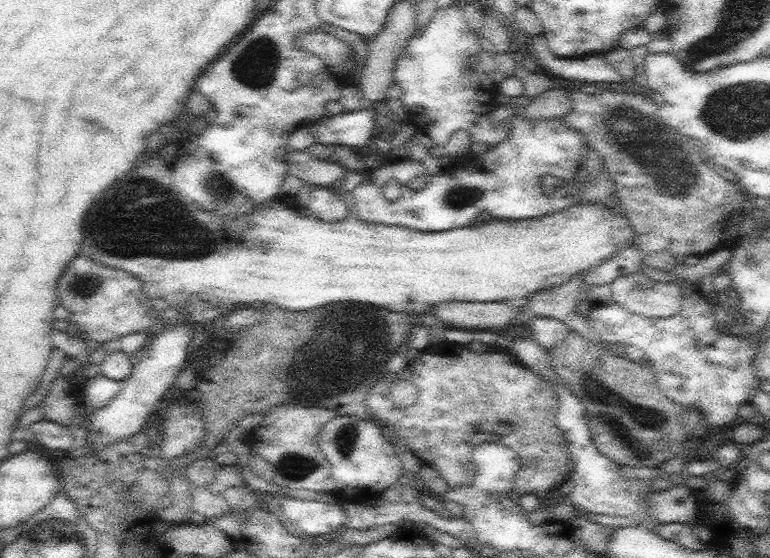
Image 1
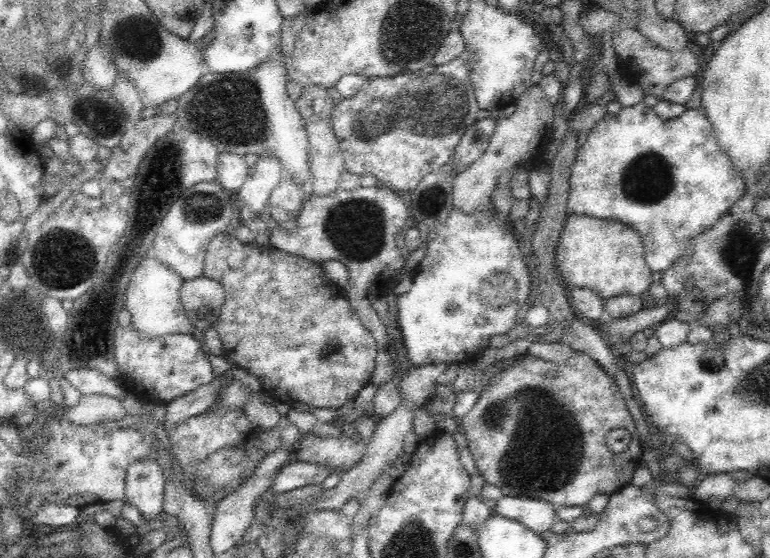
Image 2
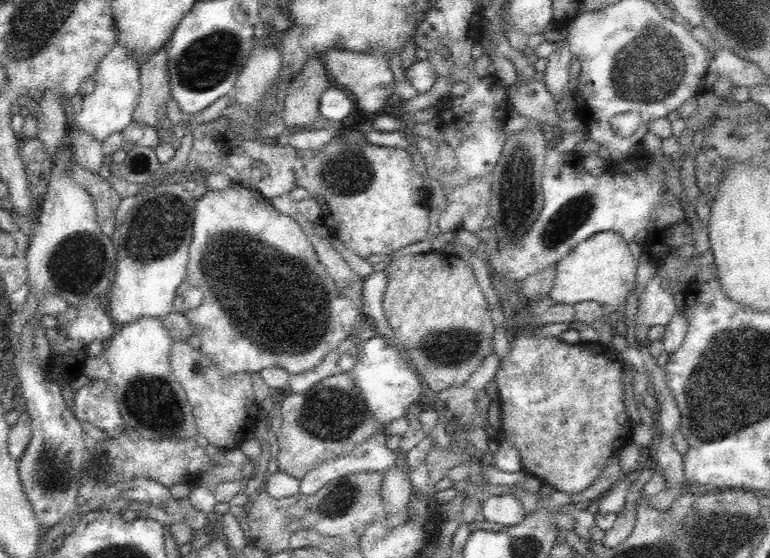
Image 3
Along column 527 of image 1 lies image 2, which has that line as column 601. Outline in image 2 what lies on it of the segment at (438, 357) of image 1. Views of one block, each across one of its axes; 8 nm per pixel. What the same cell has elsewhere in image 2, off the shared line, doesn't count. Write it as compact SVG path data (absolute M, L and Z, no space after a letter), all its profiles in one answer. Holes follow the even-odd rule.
M576 351L572 355L572 358L568 358L566 362L555 362L554 360L536 358L528 352L521 356L517 356L511 360L510 366L506 366L504 370L501 370L499 373L489 378L489 381L484 384L475 405L465 416L458 418L457 421L460 430L468 441L469 451L472 453L474 459L476 459L478 472L481 474L484 481L500 488L504 496L524 496L524 498L544 500L554 506L581 506L585 508L585 504L588 505L588 502L590 502L596 494L606 494L606 496L609 497L611 494L618 492L621 487L628 485L632 480L634 471L642 461L642 453L646 445L646 443L642 442L636 430L634 419L632 419L632 415L630 415L630 411L628 411L626 407L626 400L620 392L620 387L618 387L618 383L616 383L614 377L610 375L610 373L606 373L606 371L602 370L588 353L580 353L579 351ZM614 428L625 428L629 430L631 434L631 441L629 442L628 448L618 454L618 459L620 459L618 472L611 468L613 452L610 451L604 442L604 436L611 430L614 430Z

